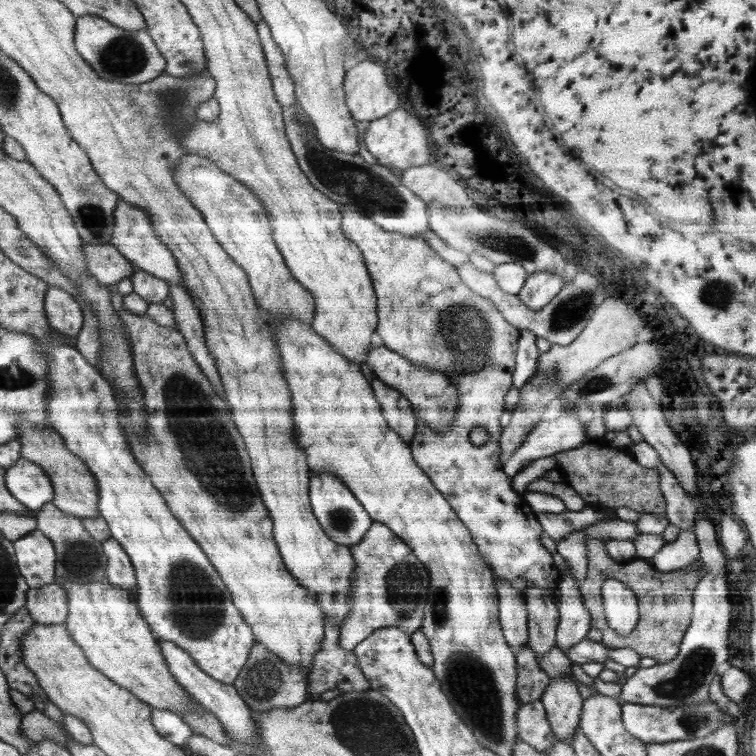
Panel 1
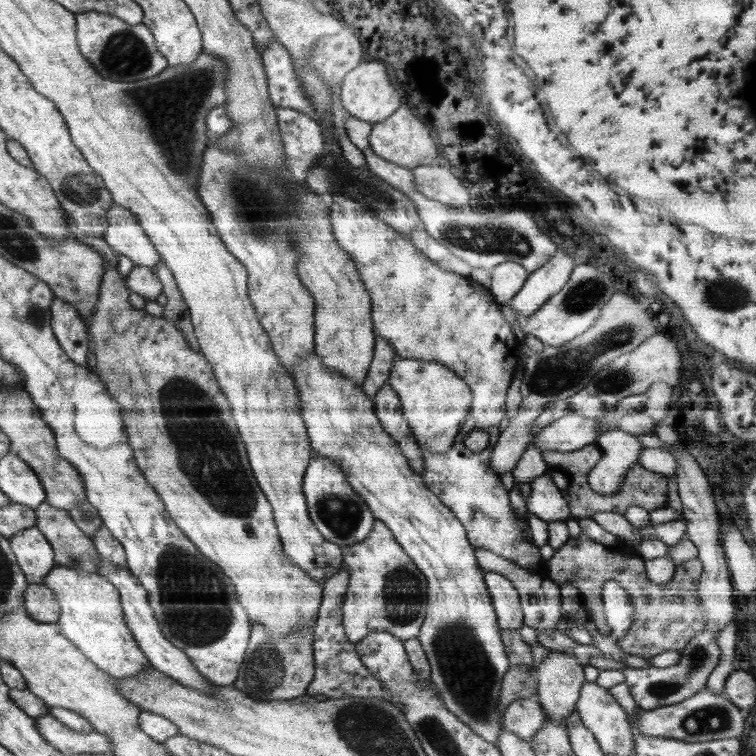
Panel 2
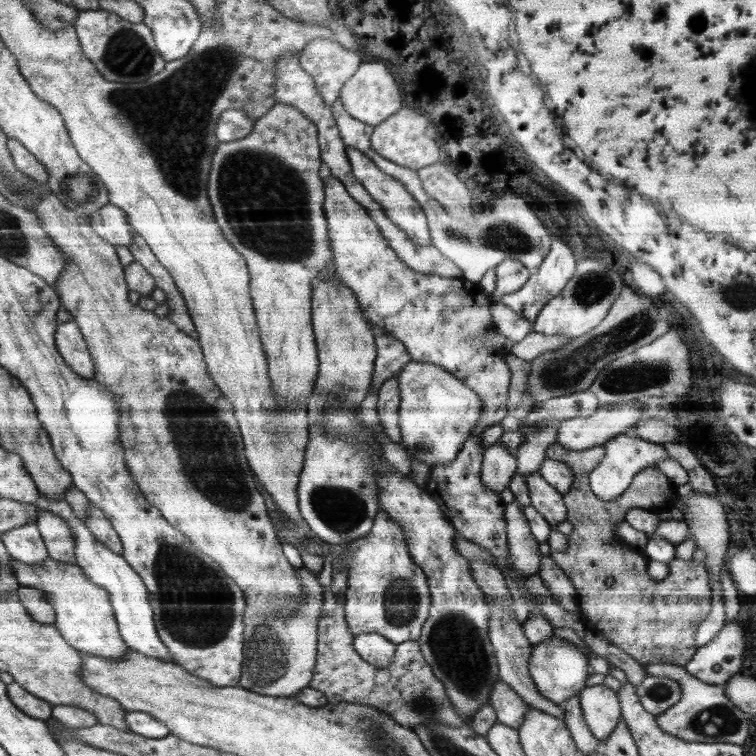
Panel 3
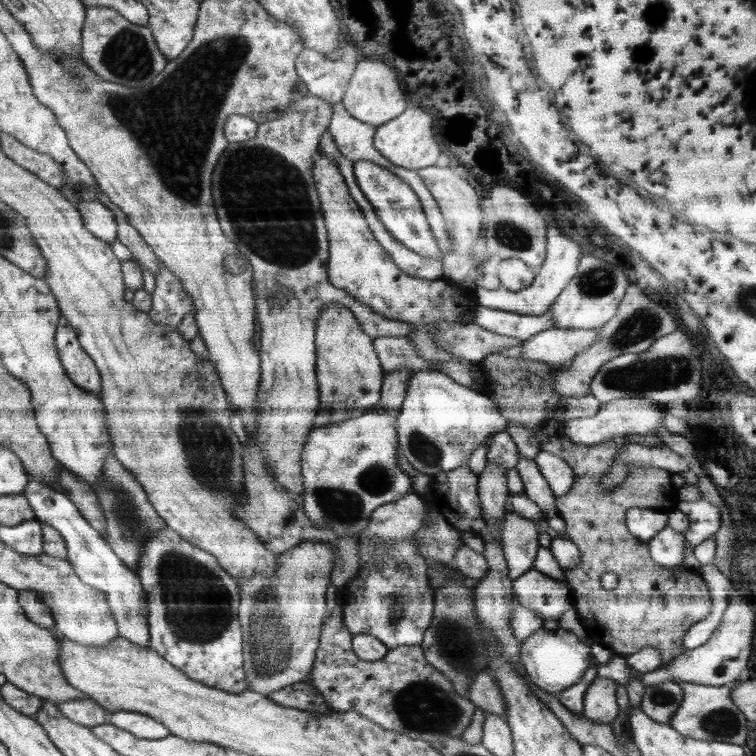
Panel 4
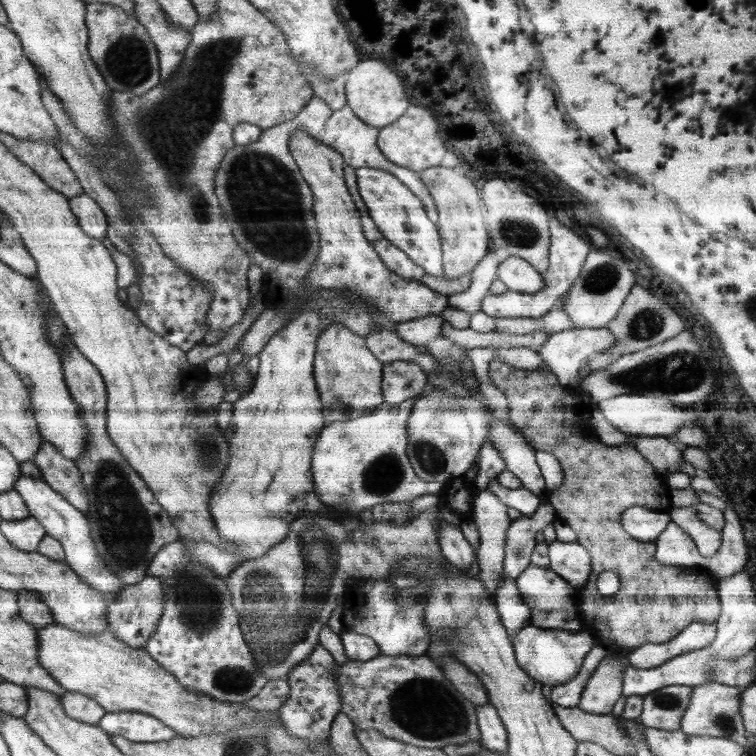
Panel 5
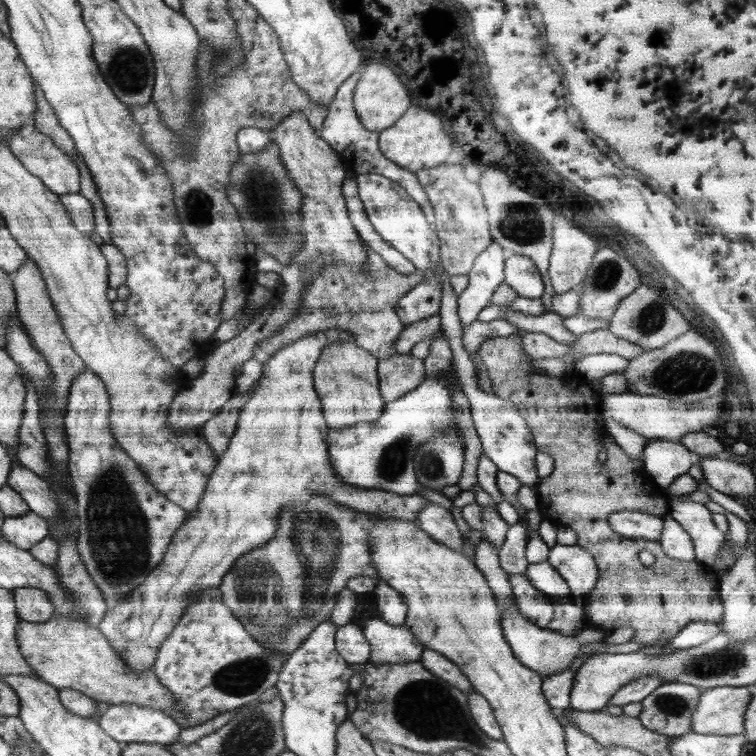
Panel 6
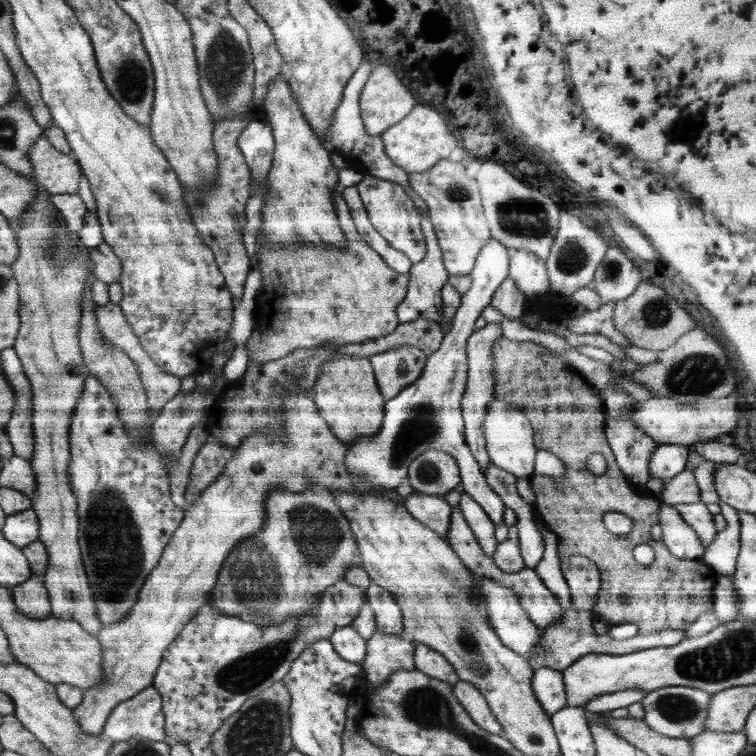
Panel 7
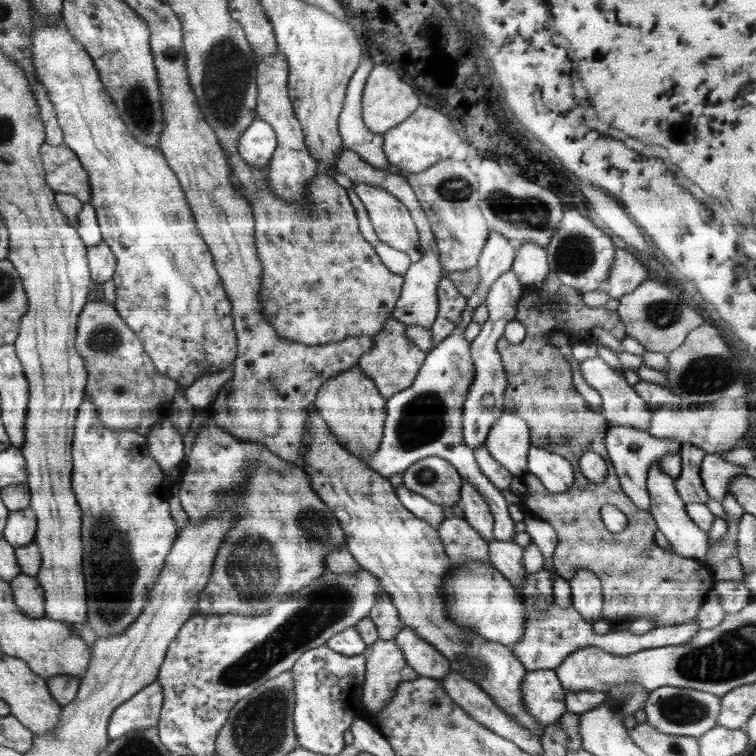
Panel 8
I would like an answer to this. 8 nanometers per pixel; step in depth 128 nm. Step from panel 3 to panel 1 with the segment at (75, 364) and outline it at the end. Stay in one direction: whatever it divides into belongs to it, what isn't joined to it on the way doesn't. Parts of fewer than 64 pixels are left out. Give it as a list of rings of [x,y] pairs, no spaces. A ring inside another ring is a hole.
[[[48,285],[44,310],[49,326],[70,338],[67,340],[68,346],[76,349],[76,337],[82,329],[84,315],[74,295],[56,285]]]

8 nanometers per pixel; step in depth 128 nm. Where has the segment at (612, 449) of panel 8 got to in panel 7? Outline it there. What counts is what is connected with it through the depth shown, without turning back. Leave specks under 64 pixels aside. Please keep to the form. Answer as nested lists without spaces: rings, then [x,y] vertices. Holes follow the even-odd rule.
[[[629,418],[607,419],[604,435],[632,489],[645,491],[650,478],[650,457],[657,444]]]

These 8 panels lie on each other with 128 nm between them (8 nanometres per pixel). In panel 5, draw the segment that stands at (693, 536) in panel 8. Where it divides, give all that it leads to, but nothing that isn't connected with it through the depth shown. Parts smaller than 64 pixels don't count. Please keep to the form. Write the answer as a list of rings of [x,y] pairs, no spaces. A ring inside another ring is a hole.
[[[670,524],[655,538],[654,558],[666,566],[694,566],[704,560],[692,537],[677,524]]]

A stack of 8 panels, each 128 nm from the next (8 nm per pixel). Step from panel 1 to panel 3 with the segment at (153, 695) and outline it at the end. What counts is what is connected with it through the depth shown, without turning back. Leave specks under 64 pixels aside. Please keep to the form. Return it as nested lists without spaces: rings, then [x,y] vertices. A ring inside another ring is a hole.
[[[50,557],[32,566],[18,560],[14,560],[12,565],[20,586],[36,587],[48,597],[49,604],[55,611],[53,626],[72,648],[83,654],[110,661],[120,661],[125,658],[129,646],[124,643],[117,629],[108,589],[90,581],[77,564],[60,562]]]

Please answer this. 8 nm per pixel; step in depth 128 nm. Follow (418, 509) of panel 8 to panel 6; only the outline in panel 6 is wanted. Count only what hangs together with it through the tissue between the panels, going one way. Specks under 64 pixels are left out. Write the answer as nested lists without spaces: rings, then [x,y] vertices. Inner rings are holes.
[[[428,500],[428,504],[419,512],[417,519],[420,521],[420,528],[427,532],[432,540],[459,553],[464,548],[460,529],[456,526],[451,512],[441,504]]]

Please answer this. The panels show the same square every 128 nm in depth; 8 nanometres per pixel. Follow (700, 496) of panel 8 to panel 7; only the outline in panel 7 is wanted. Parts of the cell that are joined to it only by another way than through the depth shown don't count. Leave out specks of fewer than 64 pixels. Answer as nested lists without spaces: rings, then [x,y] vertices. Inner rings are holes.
[[[688,447],[688,464],[680,474],[674,476],[670,483],[662,489],[662,501],[681,507],[683,504],[692,504],[700,501],[700,490],[692,469],[698,465],[698,452]]]

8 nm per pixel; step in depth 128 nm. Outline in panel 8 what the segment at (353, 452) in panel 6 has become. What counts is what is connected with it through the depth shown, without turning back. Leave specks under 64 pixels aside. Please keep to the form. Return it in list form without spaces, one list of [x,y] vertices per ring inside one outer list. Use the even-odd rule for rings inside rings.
[[[491,230],[477,261],[480,283],[476,291],[467,298],[466,309],[460,315],[456,329],[427,352],[424,364],[415,376],[414,382],[403,391],[387,399],[386,416],[383,424],[383,437],[380,446],[368,459],[364,460],[368,468],[384,477],[404,472],[417,460],[429,456],[439,456],[456,467],[463,482],[470,482],[480,496],[486,500],[493,516],[493,533],[496,541],[514,541],[514,521],[508,512],[508,501],[480,470],[474,457],[474,450],[463,439],[463,407],[467,400],[470,385],[474,381],[474,364],[470,354],[470,343],[464,337],[464,331],[472,322],[472,314],[478,306],[484,304],[488,290],[502,274],[511,270],[517,246],[499,232]]]

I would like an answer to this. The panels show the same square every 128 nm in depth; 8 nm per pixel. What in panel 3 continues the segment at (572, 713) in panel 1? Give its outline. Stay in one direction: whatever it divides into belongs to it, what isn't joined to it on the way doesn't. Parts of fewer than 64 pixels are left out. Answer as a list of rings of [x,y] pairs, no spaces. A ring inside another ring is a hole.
[[[555,636],[548,641],[531,644],[531,646],[532,655],[529,661],[529,672],[538,692],[544,698],[548,698],[554,704],[560,705],[586,687],[586,681],[590,676],[591,669],[589,660],[580,647]]]

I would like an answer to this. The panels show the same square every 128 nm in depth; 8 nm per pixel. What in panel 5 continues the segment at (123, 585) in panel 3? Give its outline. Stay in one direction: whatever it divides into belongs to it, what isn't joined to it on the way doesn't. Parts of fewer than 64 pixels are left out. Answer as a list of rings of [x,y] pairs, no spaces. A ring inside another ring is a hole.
[[[20,476],[14,490],[18,491],[20,496],[23,496],[31,511],[31,516],[40,521],[47,534],[60,541],[65,552],[64,562],[92,588],[104,594],[112,593],[116,600],[116,597],[124,588],[122,588],[122,583],[120,583],[116,573],[112,573],[110,569],[105,570],[104,561],[94,547],[94,540],[90,535],[90,525],[88,525],[85,514],[72,506],[59,492],[52,490],[45,480],[37,477]]]

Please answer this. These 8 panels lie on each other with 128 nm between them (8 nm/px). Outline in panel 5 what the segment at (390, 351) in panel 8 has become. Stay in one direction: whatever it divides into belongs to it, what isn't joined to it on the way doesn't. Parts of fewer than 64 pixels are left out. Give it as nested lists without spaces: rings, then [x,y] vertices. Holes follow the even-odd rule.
[[[396,360],[390,364],[384,363],[381,380],[383,402],[393,406],[403,404],[422,393],[427,380],[427,373],[416,362]]]

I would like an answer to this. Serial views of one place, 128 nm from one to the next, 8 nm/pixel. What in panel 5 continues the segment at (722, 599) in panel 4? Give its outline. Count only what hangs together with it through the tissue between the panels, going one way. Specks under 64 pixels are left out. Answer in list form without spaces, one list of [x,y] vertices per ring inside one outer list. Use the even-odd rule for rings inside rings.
[[[693,623],[678,636],[664,644],[648,643],[635,648],[627,662],[636,669],[650,669],[665,664],[669,659],[708,646],[714,641],[717,627],[714,623]]]

